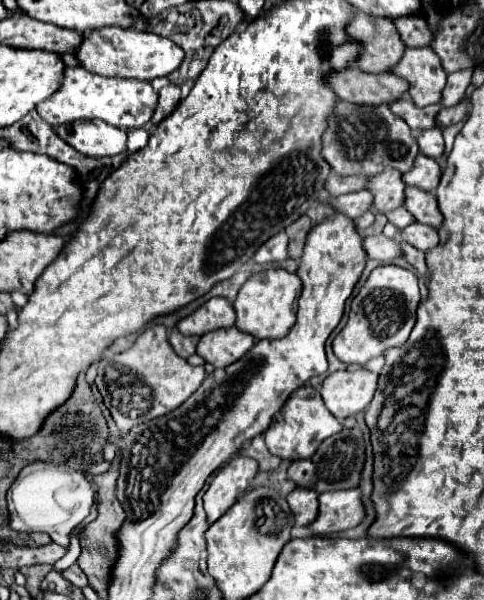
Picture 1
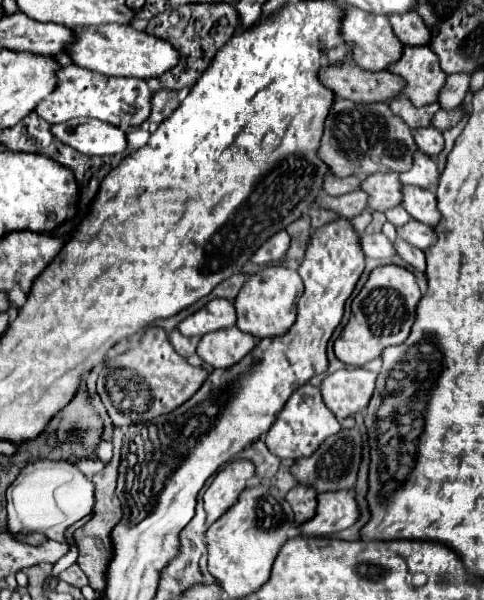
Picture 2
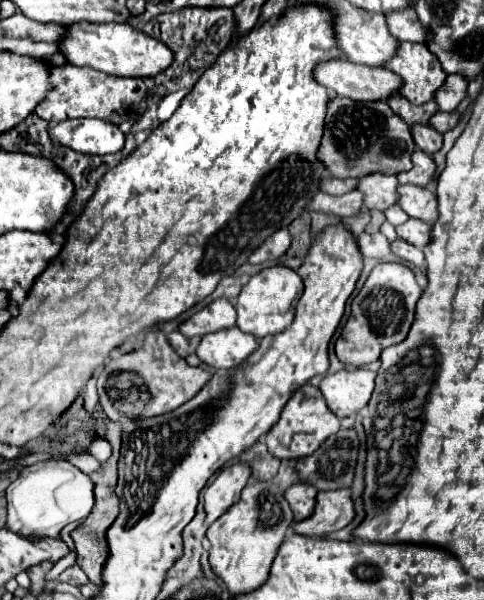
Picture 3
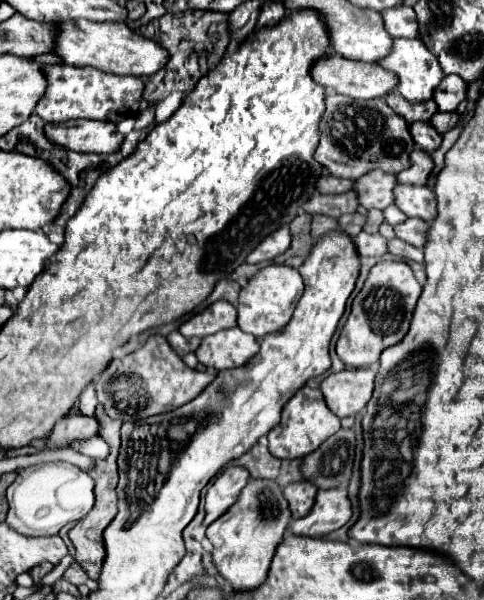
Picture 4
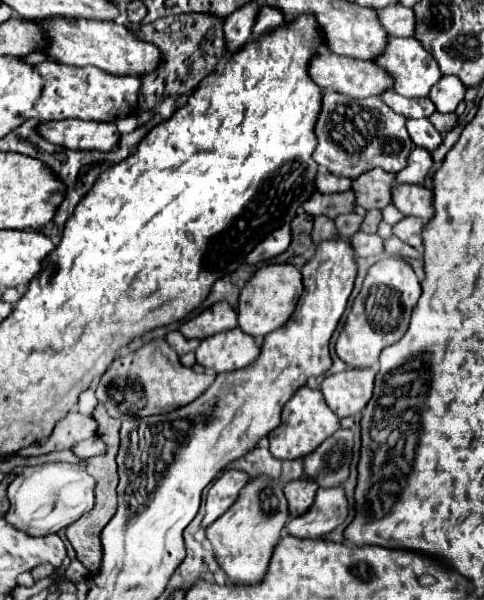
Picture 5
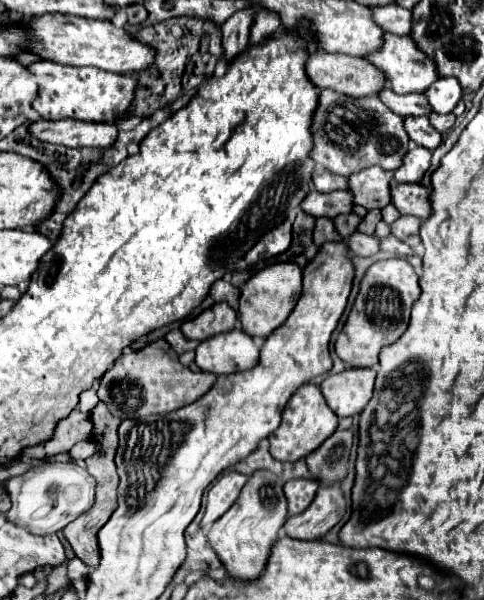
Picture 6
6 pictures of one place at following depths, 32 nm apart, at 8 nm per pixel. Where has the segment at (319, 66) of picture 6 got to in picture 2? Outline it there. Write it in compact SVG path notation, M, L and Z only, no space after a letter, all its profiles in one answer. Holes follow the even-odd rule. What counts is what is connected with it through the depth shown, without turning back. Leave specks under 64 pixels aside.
M344 60L342 64L330 64L326 68L320 68L318 80L330 88L336 96L354 100L354 102L390 102L394 96L398 96L404 90L404 80L396 74L388 72L364 72L364 68L352 64L350 60Z

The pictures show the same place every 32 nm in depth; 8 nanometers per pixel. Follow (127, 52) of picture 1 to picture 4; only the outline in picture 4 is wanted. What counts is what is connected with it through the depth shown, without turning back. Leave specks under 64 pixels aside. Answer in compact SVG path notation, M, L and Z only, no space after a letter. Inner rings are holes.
M76 20L76 24L56 24L56 48L52 52L60 56L64 64L94 66L118 76L150 76L168 62L168 52L162 46L118 22L92 24L90 20Z

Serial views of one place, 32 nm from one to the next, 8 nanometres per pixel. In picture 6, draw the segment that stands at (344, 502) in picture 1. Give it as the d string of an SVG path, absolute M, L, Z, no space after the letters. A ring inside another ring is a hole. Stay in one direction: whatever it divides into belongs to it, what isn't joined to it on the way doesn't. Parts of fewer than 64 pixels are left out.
M320 486L314 502L296 516L288 516L282 526L284 534L296 540L322 538L334 524L340 522L340 514L346 510L346 500L338 486Z

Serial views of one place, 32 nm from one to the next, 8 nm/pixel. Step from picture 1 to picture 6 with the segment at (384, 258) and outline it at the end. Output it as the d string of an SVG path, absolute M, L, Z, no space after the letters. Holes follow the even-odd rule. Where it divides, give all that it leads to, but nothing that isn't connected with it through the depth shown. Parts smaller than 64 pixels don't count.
M354 232L348 238L348 248L352 250L354 256L372 256L380 250L380 240L378 240L378 236Z

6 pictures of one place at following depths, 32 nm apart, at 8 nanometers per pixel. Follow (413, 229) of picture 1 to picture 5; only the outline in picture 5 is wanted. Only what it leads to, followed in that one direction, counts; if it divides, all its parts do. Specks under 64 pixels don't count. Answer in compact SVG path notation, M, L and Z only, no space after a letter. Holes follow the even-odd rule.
M404 216L400 222L396 222L396 224L392 226L392 232L394 232L394 236L398 236L402 242L418 248L418 246L422 244L422 236L420 236L422 226L424 226L424 222L422 222L420 218Z

